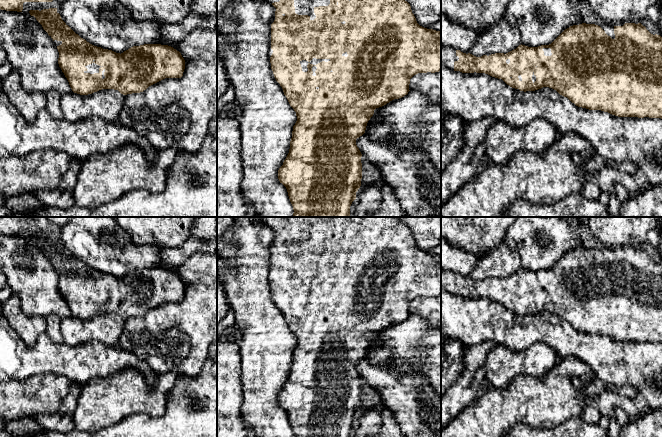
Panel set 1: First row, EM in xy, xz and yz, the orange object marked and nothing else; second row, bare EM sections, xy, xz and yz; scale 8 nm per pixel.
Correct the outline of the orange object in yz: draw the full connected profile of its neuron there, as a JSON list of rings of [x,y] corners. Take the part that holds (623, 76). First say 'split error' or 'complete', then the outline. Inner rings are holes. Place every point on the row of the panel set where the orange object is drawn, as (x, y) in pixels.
split error; [[[582,23],[565,29],[549,45],[528,47],[521,44],[508,53],[481,57],[441,45],[441,65],[462,73],[485,73],[524,92],[549,87],[567,97],[576,106],[589,110],[601,110],[618,117],[662,119],[662,37],[651,34],[641,23],[614,26],[614,34],[615,38],[612,39],[600,26]]]

